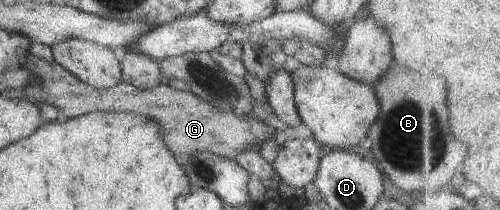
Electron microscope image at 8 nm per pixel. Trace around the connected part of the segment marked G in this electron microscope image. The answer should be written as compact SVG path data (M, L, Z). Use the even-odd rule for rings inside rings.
M31 53L23 59L23 65L35 74L35 80L22 90L26 98L53 104L63 112L64 118L74 118L97 110L136 113L155 118L161 126L165 144L173 154L187 157L197 152L211 152L215 156L235 161L237 154L253 146L259 146L261 150L268 140L277 136L278 130L269 127L256 116L240 118L239 114L235 114L230 109L213 114L211 106L205 106L207 102L189 90L179 91L163 84L140 90L127 82L118 83L109 89L99 89L81 81L58 63L35 58ZM217 116L219 116L219 122L217 122Z

